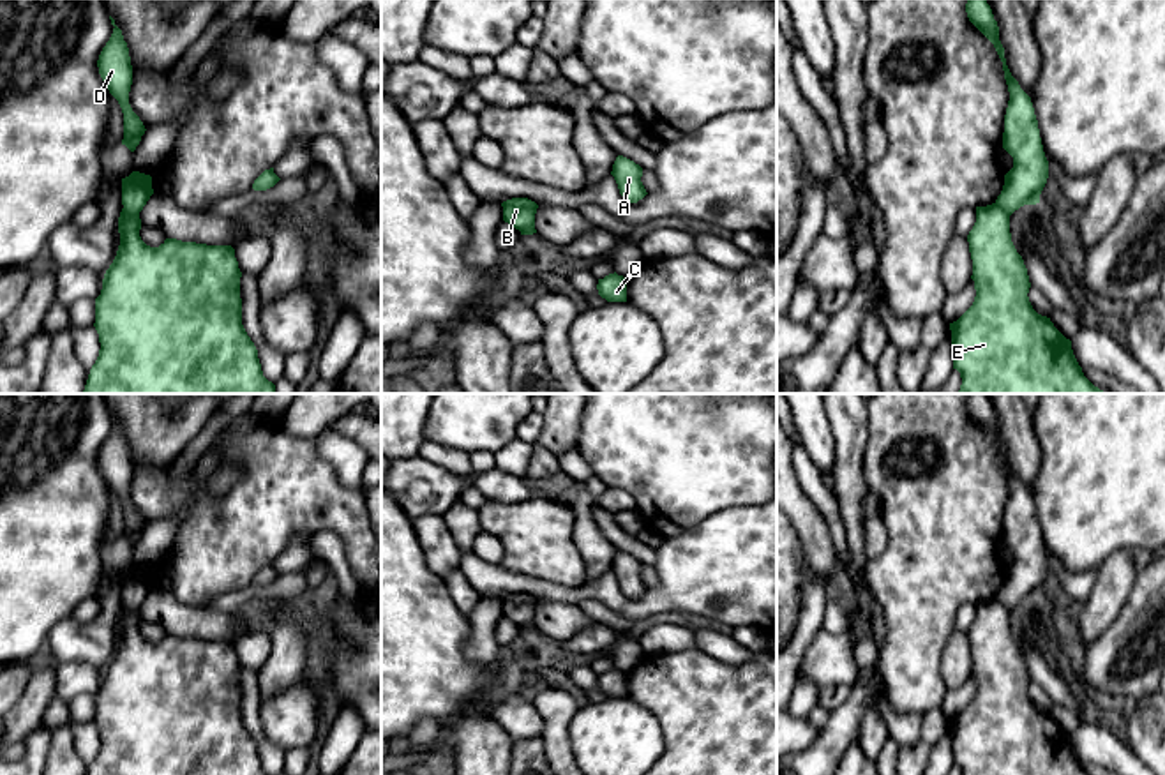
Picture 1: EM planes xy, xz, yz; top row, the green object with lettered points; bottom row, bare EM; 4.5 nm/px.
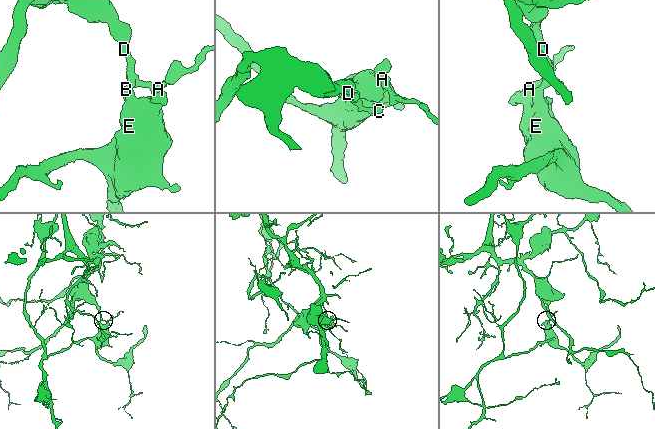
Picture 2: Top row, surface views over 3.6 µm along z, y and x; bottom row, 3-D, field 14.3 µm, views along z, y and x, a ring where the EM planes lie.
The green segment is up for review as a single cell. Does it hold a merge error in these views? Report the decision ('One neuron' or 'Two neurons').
Two neurons

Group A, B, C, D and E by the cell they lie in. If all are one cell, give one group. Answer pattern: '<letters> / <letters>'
A B E / C D

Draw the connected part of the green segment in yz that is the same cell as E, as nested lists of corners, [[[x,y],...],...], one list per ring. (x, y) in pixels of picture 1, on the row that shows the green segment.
[[[997,203],[976,207],[976,222],[967,235],[976,297],[953,323],[953,369],[960,372],[958,394],[1105,394],[1082,372],[1071,341],[1038,314],[1029,302],[1029,275],[1017,252],[1010,215]]]

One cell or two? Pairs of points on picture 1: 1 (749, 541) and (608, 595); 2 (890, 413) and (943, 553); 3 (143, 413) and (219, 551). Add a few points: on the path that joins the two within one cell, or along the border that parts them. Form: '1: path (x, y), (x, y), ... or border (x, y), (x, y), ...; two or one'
1: path (714, 571), (698, 572), (675, 592), (643, 604); one
2: path (931, 433), (948, 454), (943, 512); one
3: border (173, 461), (166, 465), (136, 463), (133, 466); two

